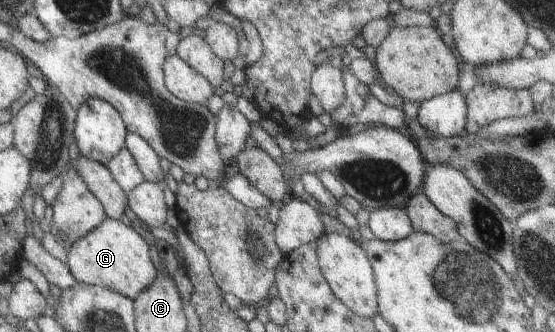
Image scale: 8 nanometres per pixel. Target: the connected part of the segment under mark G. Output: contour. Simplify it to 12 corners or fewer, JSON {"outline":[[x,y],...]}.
{"outline":[[105,217],[71,243],[75,282],[133,300],[156,275],[148,245]]}

